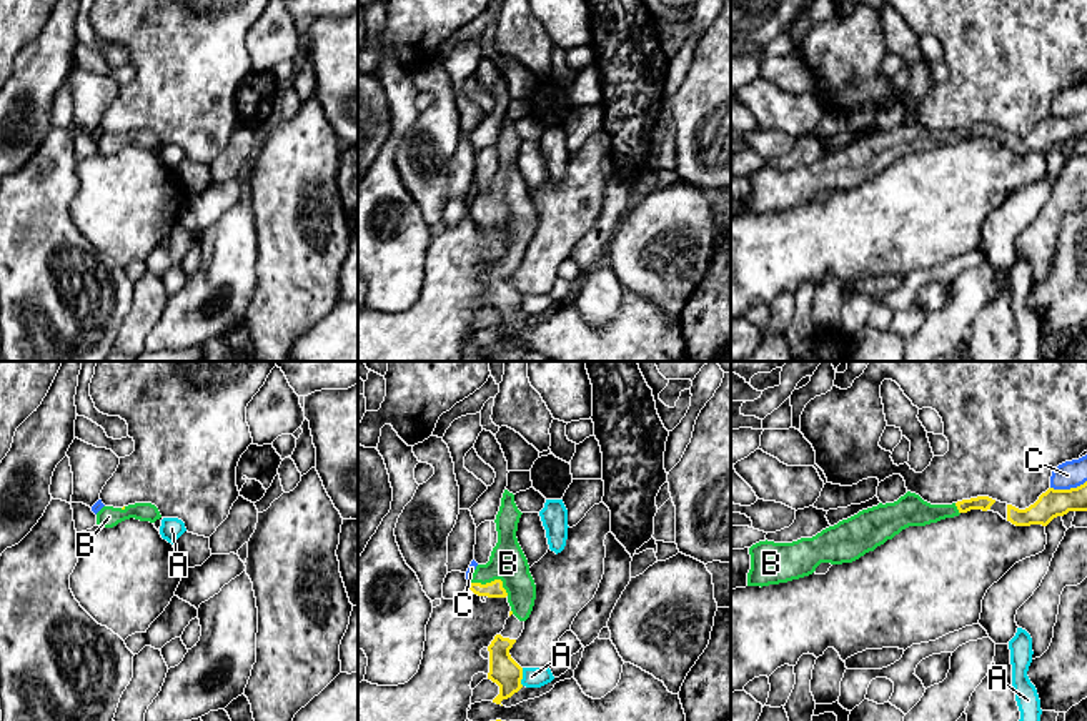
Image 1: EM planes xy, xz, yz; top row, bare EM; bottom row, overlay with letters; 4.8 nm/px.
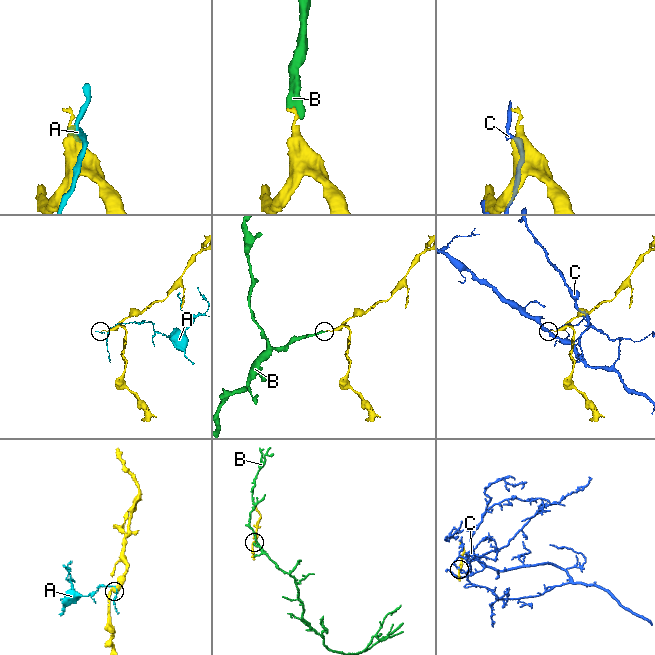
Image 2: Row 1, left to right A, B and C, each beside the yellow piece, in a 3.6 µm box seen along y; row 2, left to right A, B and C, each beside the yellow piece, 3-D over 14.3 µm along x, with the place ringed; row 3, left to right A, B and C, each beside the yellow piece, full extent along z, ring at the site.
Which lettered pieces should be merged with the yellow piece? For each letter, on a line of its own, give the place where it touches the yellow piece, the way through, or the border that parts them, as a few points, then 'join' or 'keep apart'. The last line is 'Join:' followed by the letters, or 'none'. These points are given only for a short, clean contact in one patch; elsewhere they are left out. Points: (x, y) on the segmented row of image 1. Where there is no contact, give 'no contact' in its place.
A: meets yellow in xz at (521, 676); keep apart
B: meets yellow in xz at (493, 581); runs through xz (495, 588), (493, 581), (508, 563); join
C: meets yellow in yz at (1067, 490); keep apart
Join: B

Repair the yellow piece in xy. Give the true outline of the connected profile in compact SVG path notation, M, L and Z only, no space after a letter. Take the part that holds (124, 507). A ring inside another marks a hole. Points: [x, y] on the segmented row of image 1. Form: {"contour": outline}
{"contour": "M135 503L123 508L103 506L97 513L97 525L103 528L113 528L130 518L155 523L161 518L161 515L151 503Z"}

